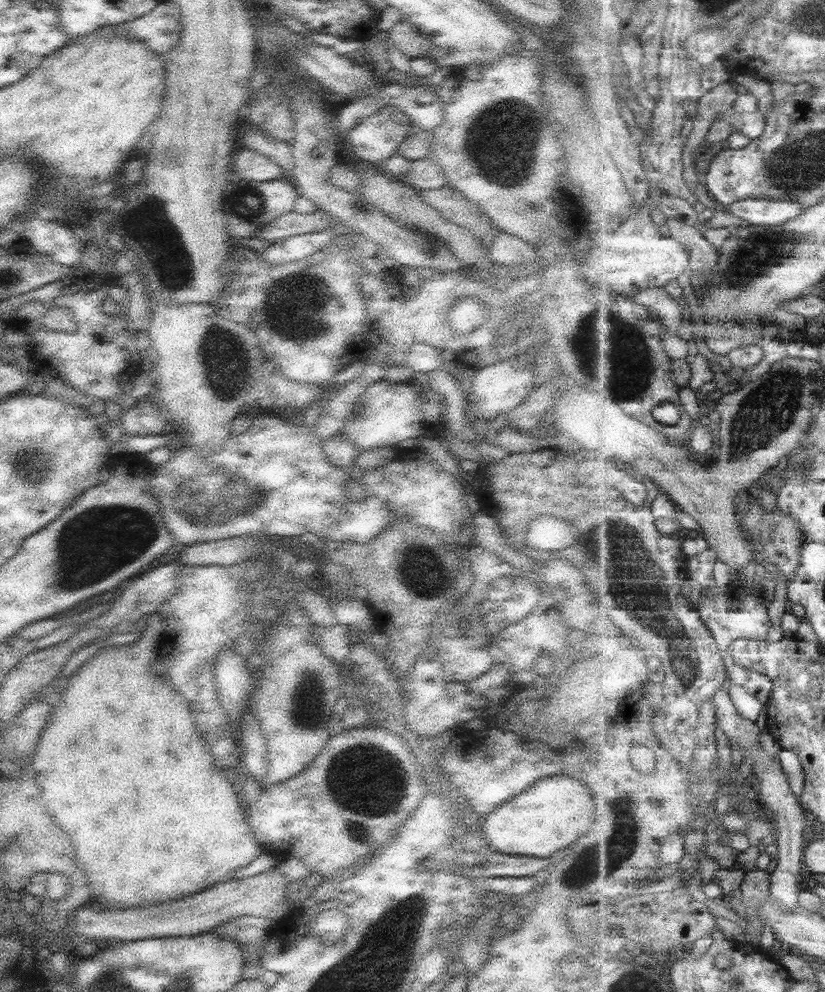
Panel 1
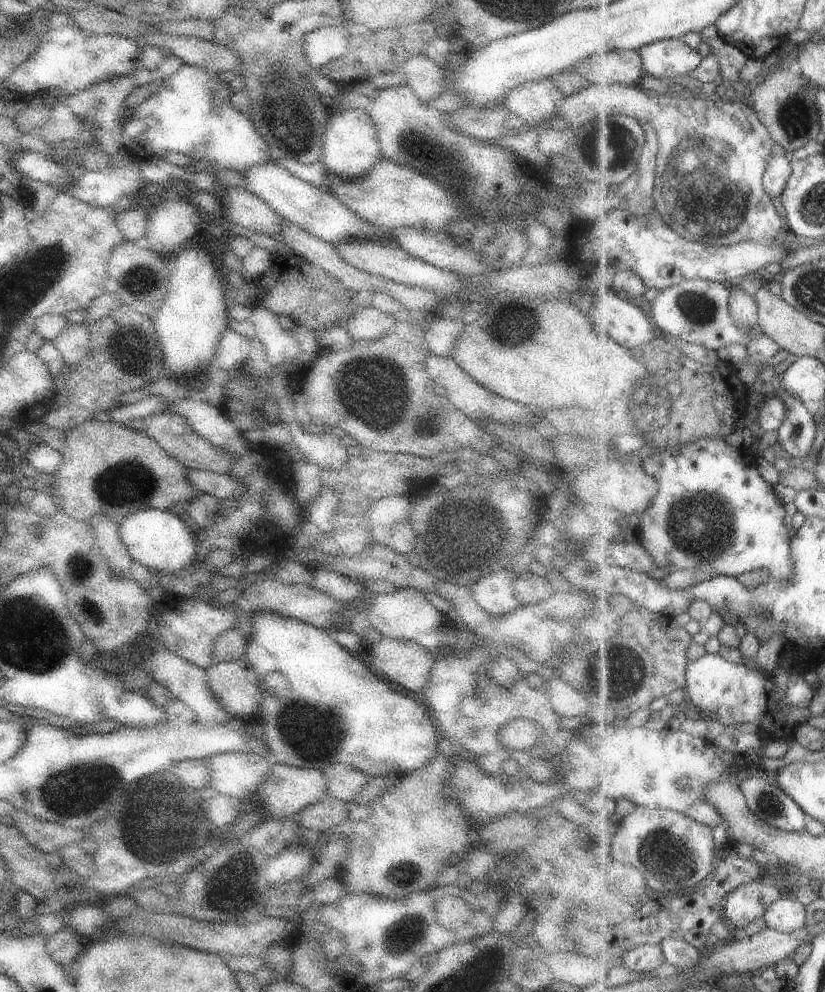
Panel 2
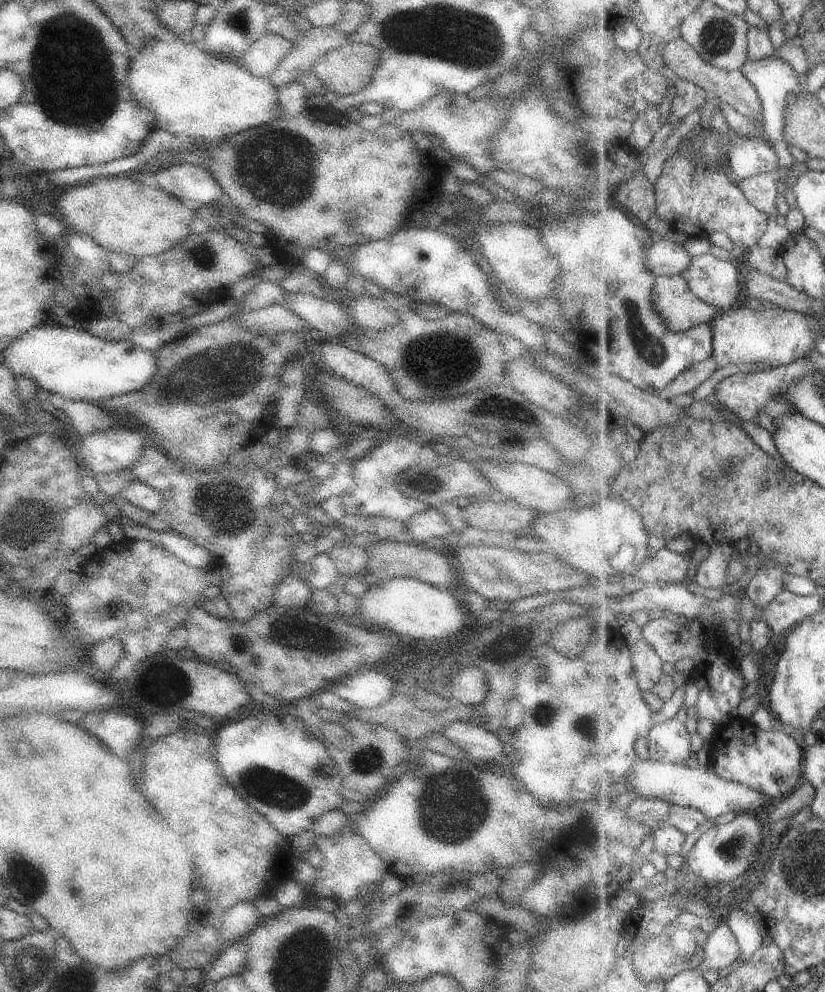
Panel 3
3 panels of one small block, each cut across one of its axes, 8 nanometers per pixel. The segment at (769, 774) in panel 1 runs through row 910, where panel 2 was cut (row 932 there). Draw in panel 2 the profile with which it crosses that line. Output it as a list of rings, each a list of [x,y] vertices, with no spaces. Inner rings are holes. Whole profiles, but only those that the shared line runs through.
[[[783,896],[776,900],[776,902],[766,911],[764,918],[768,921],[770,927],[785,933],[793,933],[806,927],[808,910],[806,910],[806,905],[800,902],[798,896],[796,897],[796,900],[794,900],[793,897]]]

